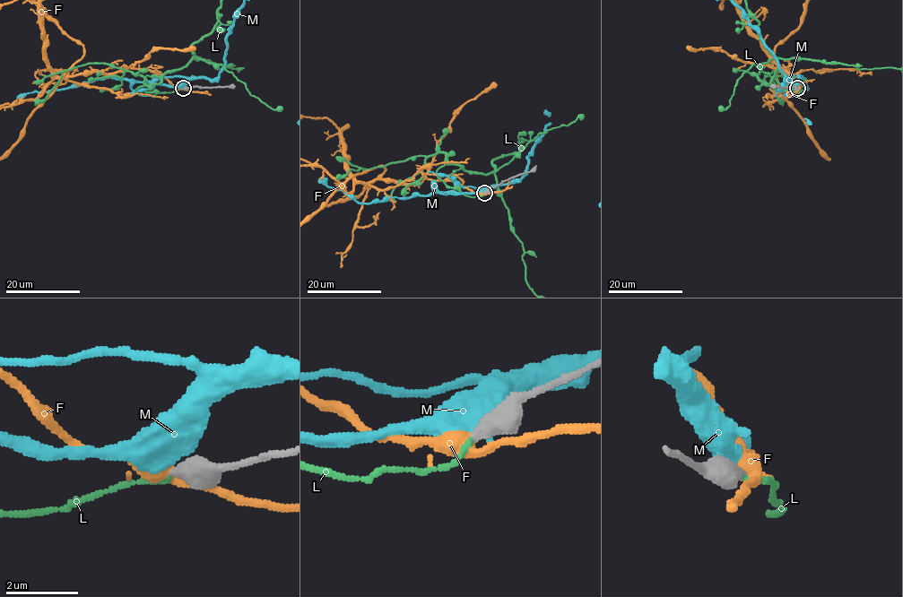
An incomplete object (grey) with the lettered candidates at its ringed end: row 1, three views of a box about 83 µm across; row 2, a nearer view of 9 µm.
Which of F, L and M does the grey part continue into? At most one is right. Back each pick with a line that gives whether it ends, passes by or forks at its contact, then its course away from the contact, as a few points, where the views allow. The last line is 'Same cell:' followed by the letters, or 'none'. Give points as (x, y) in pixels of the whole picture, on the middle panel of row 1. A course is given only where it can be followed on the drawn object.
L: it ends there
Same cell: L

